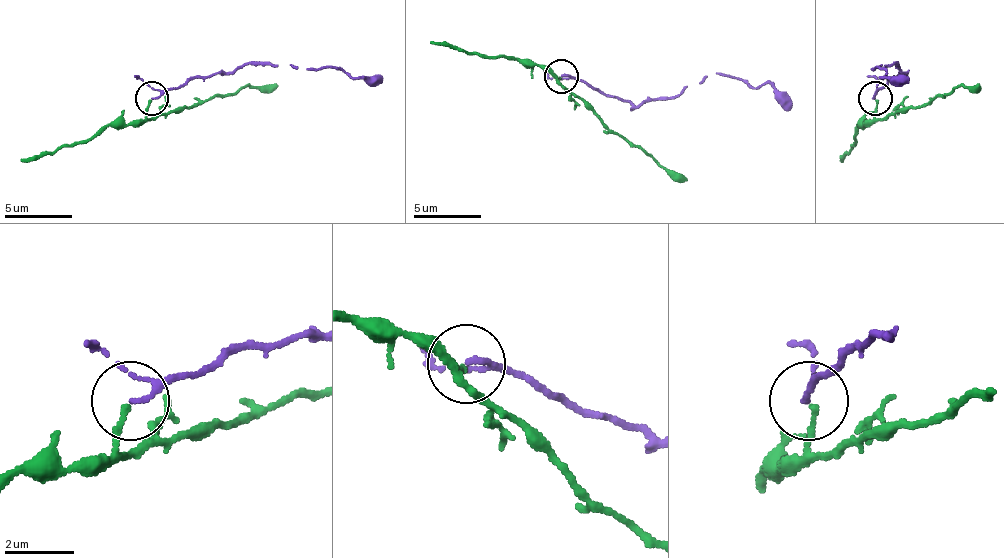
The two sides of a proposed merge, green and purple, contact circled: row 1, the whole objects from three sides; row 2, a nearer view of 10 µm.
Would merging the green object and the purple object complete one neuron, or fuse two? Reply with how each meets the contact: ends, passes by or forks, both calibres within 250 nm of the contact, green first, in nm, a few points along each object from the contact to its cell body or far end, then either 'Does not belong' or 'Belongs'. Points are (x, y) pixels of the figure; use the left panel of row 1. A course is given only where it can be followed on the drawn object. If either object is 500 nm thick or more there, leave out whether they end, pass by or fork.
At the ring green ends. At the ring purple passes by. Thickness 140 nm (green) against 100 nm. Course of green: (149, 99), (146, 116), (156, 119), (206, 99), (277, 82). Course of purple: (152, 99), (199, 75), (263, 65), (344, 72), (357, 79), (381, 79). Belongs

